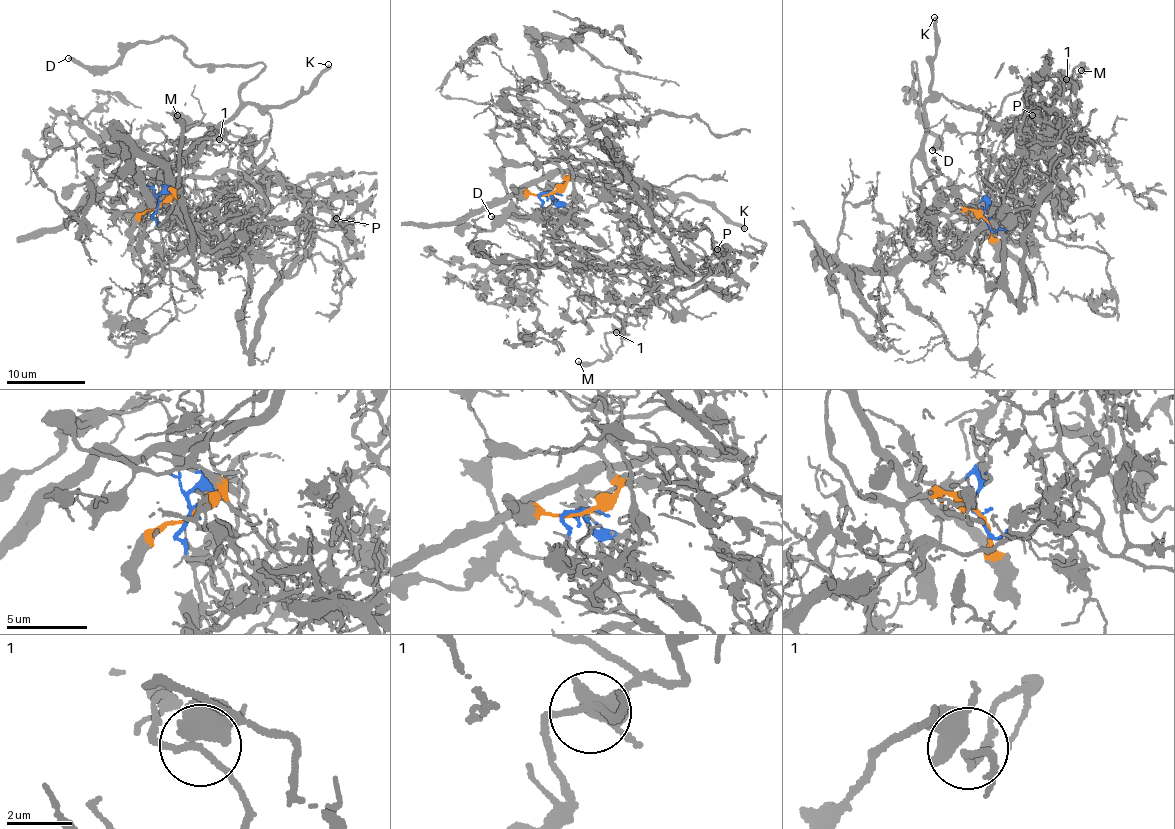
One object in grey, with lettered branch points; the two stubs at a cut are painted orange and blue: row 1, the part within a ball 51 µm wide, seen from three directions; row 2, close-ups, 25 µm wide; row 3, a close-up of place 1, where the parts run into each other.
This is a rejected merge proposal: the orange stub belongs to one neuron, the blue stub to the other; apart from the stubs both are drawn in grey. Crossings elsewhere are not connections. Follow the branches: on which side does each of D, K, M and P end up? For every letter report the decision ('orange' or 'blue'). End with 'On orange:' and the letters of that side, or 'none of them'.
D: orange
K: orange
M: blue
P: blue
On orange: D, K

